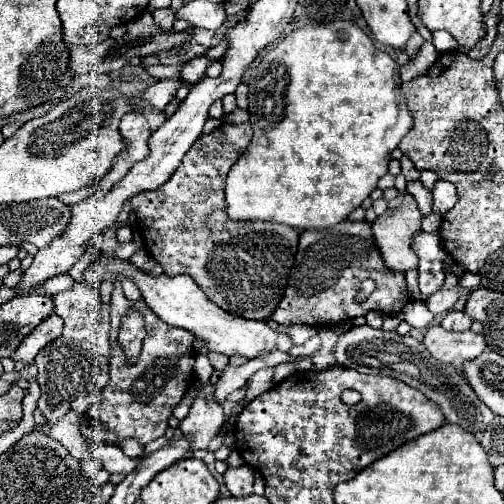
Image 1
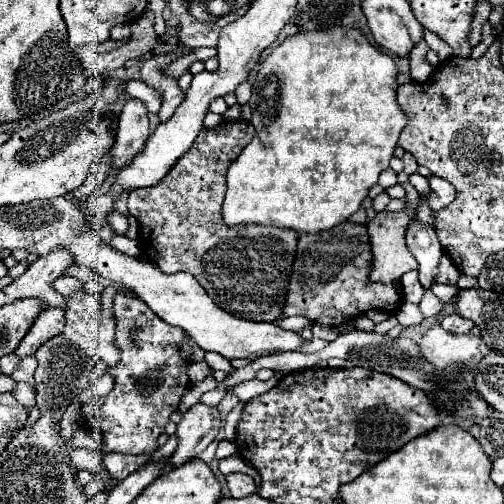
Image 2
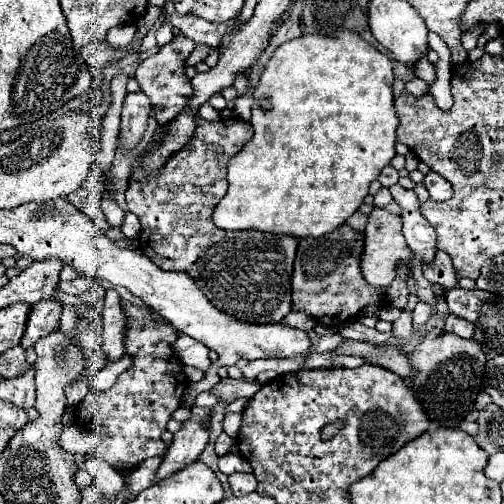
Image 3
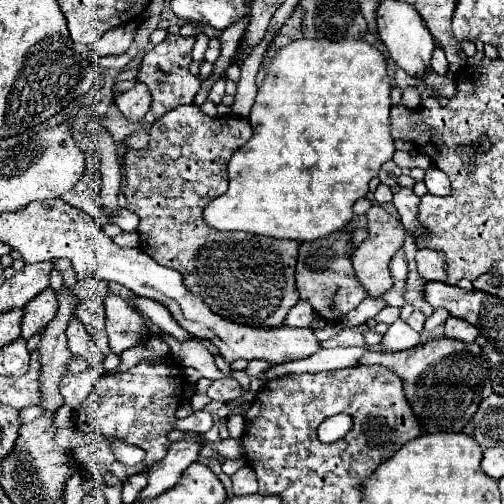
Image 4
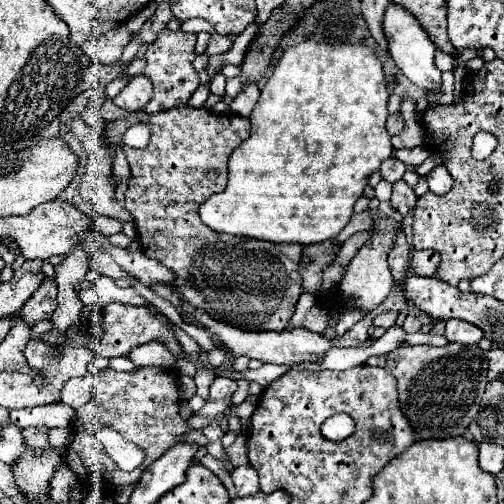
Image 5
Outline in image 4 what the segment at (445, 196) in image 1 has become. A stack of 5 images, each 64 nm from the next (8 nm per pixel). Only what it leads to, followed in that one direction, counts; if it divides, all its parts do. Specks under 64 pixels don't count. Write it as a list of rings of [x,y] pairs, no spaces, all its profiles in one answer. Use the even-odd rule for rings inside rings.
[[[434,166],[426,172],[424,184],[426,184],[428,192],[434,194],[434,196],[448,196],[448,192],[450,192],[450,180],[448,180],[448,176],[444,172],[440,172],[438,168],[434,168]]]

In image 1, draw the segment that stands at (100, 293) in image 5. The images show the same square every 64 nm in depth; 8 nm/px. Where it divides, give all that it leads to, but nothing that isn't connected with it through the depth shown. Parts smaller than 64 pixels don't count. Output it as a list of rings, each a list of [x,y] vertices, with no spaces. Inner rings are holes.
[[[60,274],[54,278],[48,278],[46,282],[42,282],[40,286],[36,286],[36,290],[44,292],[44,294],[58,294],[62,290],[68,290],[74,286],[74,278],[70,274]]]

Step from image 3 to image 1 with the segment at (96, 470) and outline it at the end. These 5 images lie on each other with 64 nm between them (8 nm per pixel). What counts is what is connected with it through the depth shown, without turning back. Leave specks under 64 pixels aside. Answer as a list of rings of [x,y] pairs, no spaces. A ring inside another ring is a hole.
[[[70,410],[64,418],[60,418],[56,424],[52,424],[48,430],[48,436],[58,440],[60,444],[64,444],[76,460],[80,460],[80,454],[88,454],[88,450],[84,446],[86,442],[80,434],[80,416],[74,410]]]

